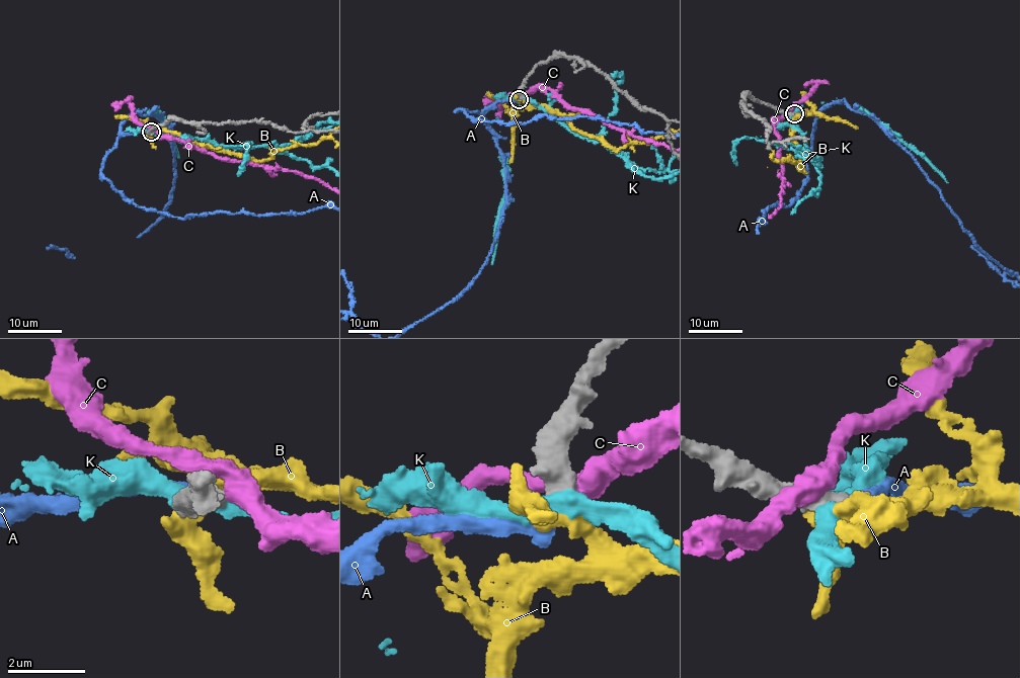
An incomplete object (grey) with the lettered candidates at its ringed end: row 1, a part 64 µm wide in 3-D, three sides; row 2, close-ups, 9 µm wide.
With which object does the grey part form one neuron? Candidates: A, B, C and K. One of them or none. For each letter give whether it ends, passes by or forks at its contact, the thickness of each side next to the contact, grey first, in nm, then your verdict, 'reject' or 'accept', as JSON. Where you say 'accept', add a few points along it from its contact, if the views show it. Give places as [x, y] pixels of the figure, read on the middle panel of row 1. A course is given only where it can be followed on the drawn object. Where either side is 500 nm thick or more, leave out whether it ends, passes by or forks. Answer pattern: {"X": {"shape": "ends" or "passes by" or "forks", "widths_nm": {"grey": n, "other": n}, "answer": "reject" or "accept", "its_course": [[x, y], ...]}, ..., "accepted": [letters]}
{"A": {"shape": "ends", "widths_nm": {"grey": 460, "other": 440}, "answer": "accept"}, "B": {"shape": "passes by", "widths_nm": {"grey": 460, "other": 420}, "answer": "reject"}, "C": {"widths_nm": {"grey": 600, "other": 500}, "answer": "reject"}, "K": {"widths_nm": {"grey": 600, "other": 440}, "answer": "reject"}, "accepted": ["A"]}

